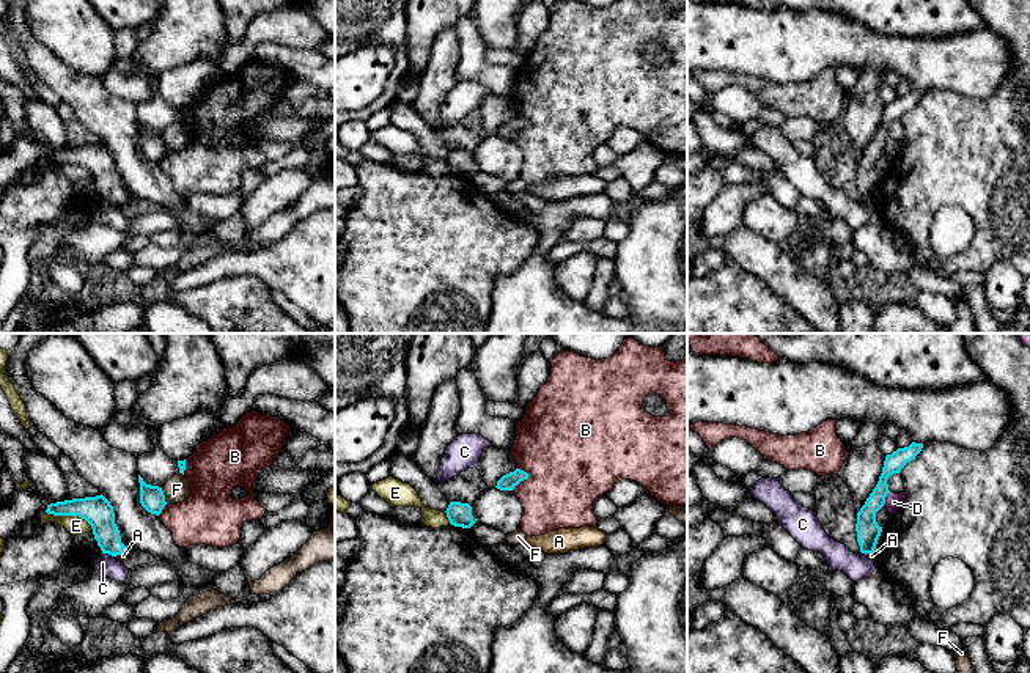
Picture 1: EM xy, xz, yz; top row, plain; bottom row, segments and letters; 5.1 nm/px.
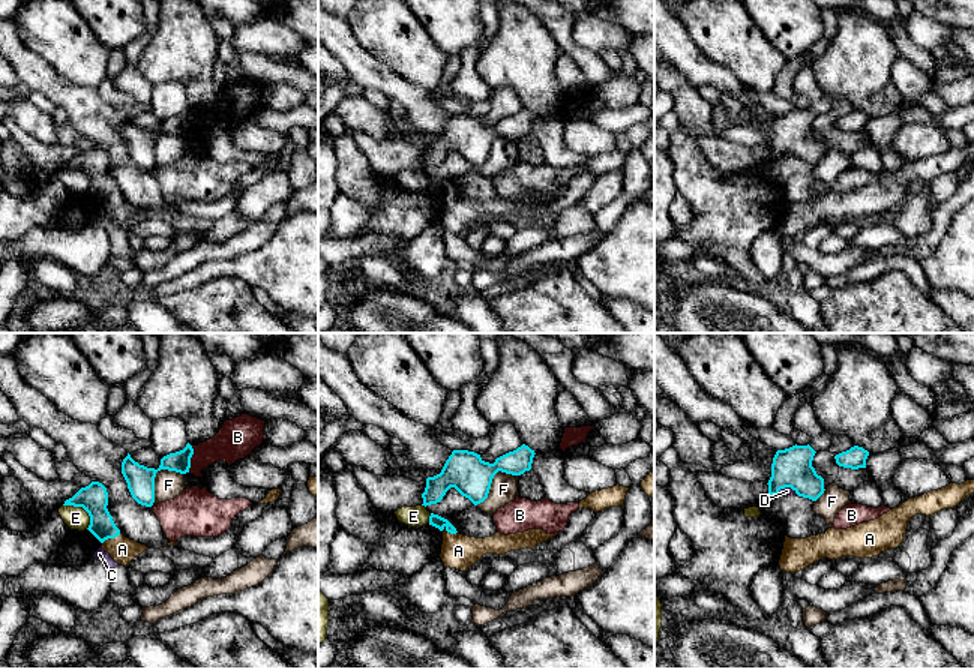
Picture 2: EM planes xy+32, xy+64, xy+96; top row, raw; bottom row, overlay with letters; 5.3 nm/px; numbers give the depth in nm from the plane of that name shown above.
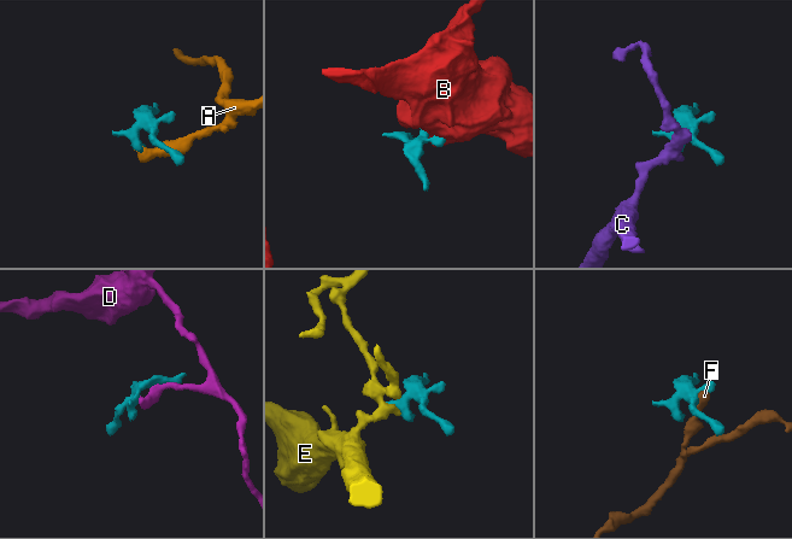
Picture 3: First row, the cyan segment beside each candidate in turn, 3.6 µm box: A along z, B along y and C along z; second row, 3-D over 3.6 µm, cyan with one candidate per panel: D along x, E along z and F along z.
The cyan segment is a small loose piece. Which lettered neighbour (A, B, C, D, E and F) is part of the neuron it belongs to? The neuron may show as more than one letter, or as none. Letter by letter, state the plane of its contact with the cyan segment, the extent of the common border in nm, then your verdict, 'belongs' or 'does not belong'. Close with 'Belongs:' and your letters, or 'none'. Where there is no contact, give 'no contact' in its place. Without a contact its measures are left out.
A: contact in xy; length 80 nm; belongs
B: contact in xz; length 130 nm; does not belong
C: contact in xy; length 70 nm; does not belong
D: contact in yz; length 90 nm; does not belong
E: contact in xy; length 260 nm; does not belong
F: contact in xy; length 90 nm; does not belong
Belongs: A

